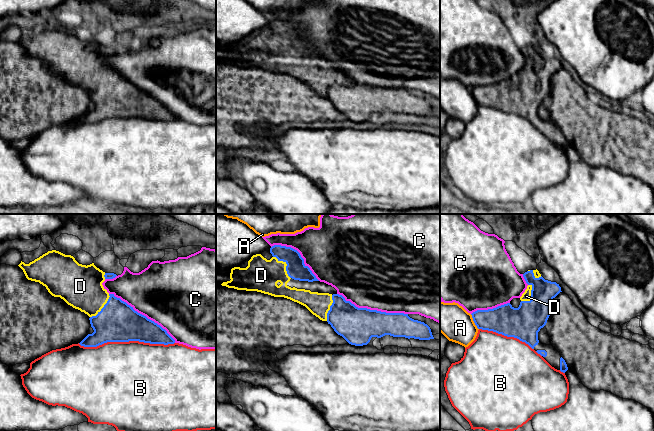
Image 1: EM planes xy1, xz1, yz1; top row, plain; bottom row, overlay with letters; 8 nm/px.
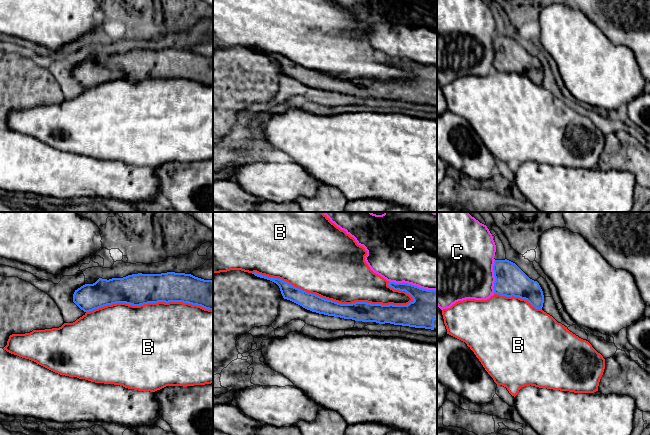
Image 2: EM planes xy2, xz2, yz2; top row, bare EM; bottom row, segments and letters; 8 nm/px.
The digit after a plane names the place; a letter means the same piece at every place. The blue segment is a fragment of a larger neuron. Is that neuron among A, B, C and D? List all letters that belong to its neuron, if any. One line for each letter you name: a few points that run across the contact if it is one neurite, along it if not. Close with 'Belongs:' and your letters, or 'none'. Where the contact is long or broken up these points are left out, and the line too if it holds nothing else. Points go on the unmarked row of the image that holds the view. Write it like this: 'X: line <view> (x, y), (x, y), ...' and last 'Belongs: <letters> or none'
Belongs: D

